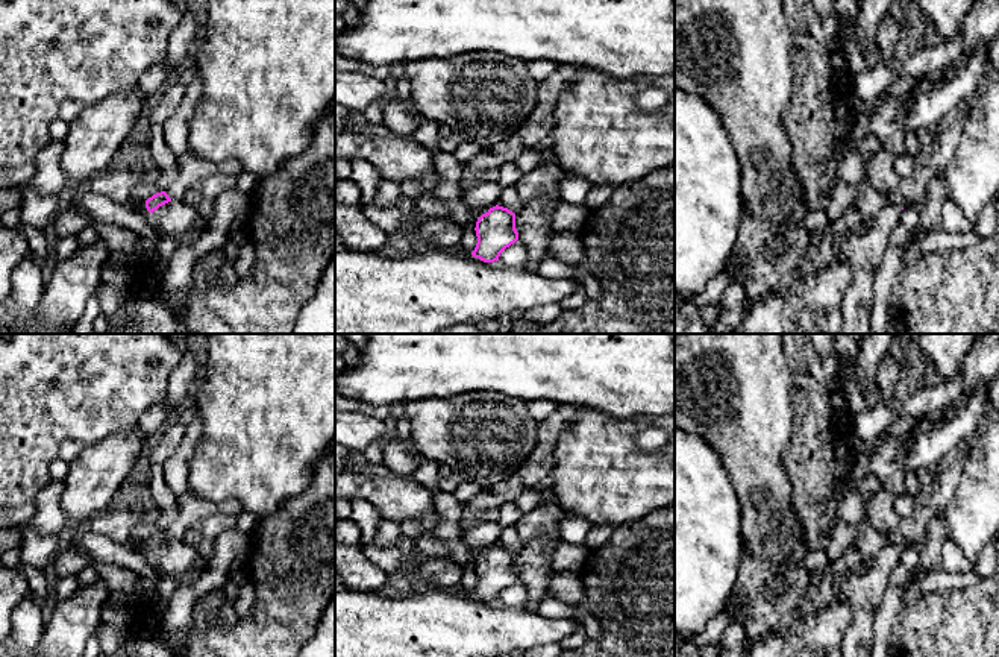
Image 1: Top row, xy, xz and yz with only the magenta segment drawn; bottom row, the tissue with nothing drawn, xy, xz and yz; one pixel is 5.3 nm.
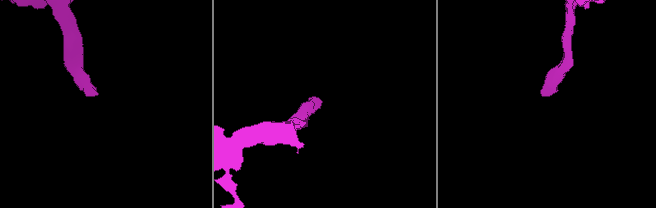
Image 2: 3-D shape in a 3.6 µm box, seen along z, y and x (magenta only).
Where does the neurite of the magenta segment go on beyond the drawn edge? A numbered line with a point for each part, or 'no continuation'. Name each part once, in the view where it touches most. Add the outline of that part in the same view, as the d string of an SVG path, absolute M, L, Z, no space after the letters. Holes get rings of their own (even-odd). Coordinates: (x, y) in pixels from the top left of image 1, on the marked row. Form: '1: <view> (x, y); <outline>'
1: xy (176, 217); M180 199L171 200L153 212L147 212L146 217L159 231L161 237L182 235L205 220L194 206Z

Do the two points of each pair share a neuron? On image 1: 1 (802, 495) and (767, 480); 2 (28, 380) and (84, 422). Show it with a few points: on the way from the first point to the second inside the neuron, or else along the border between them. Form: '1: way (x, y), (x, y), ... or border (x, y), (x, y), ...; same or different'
1: border (781, 455), (790, 483), (790, 506), (802, 524); different
2: way (41, 384), (70, 408); same

